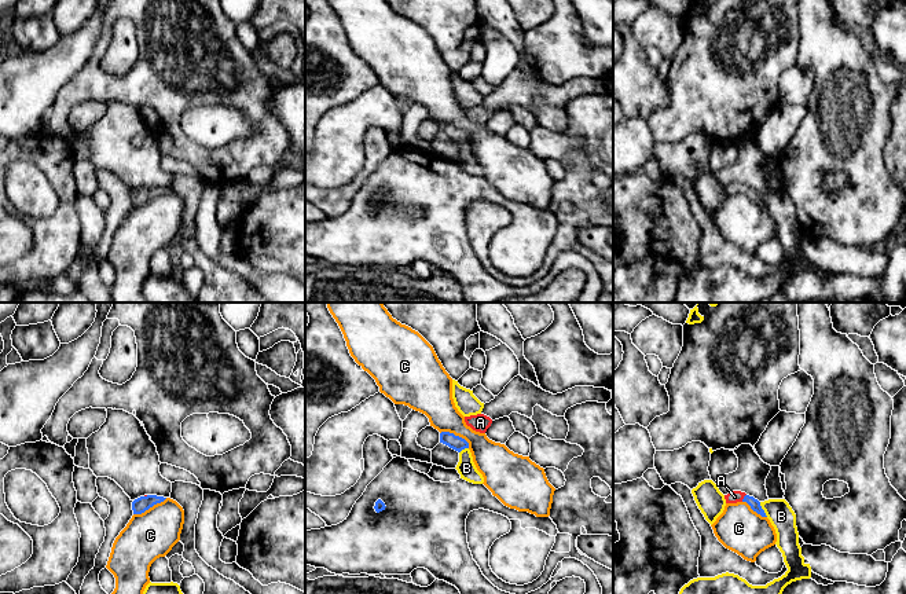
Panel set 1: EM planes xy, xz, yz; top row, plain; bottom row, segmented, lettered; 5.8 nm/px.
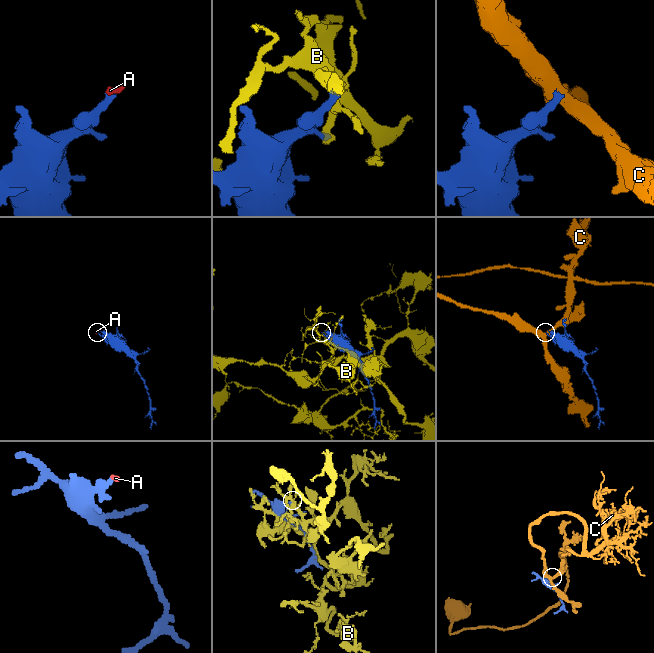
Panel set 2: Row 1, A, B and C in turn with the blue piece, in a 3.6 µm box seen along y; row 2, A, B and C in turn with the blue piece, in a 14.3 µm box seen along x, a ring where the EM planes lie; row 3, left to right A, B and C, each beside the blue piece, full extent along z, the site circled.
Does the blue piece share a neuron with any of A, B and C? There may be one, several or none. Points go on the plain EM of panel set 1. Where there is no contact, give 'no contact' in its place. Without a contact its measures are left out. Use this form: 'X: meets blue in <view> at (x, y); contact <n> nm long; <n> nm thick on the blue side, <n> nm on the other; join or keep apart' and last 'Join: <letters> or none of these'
A: meets blue in yz at (744, 190); contact 50 nm long; 60 nm thick on the blue side, 70 nm on the other; join
B: meets blue in yz at (762, 201); contact 100 nm long; 60 nm thick on the blue side, 150 nm on the other; keep apart
C: meets blue in xy at (150, 198); contact 220 nm long; 90 nm thick on the blue side, 280 nm on the other; keep apart
Join: A

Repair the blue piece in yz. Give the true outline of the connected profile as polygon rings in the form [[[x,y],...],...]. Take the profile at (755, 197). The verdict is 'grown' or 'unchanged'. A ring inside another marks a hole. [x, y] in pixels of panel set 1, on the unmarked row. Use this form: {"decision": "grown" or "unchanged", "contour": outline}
{"decision": "grown", "contour": [[[733,183],[725,187],[726,195],[737,195],[737,194],[747,194],[753,204],[760,206],[762,209],[767,209],[764,202],[760,198],[760,194],[755,191],[753,188],[747,187],[741,183]]]}

